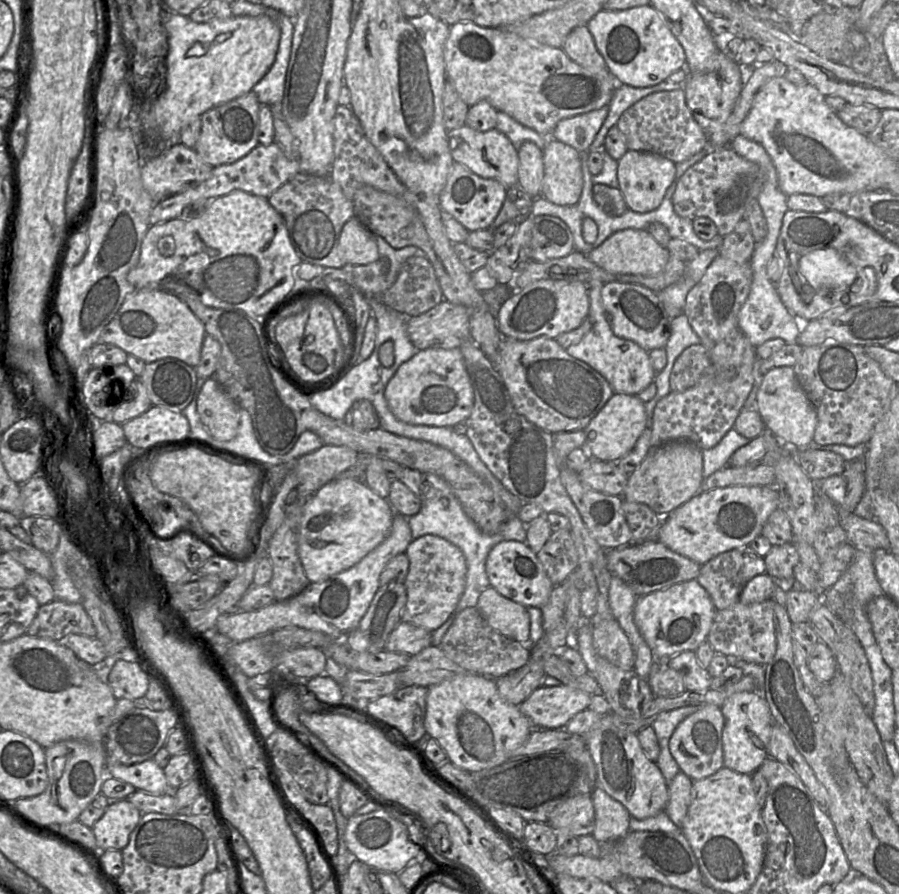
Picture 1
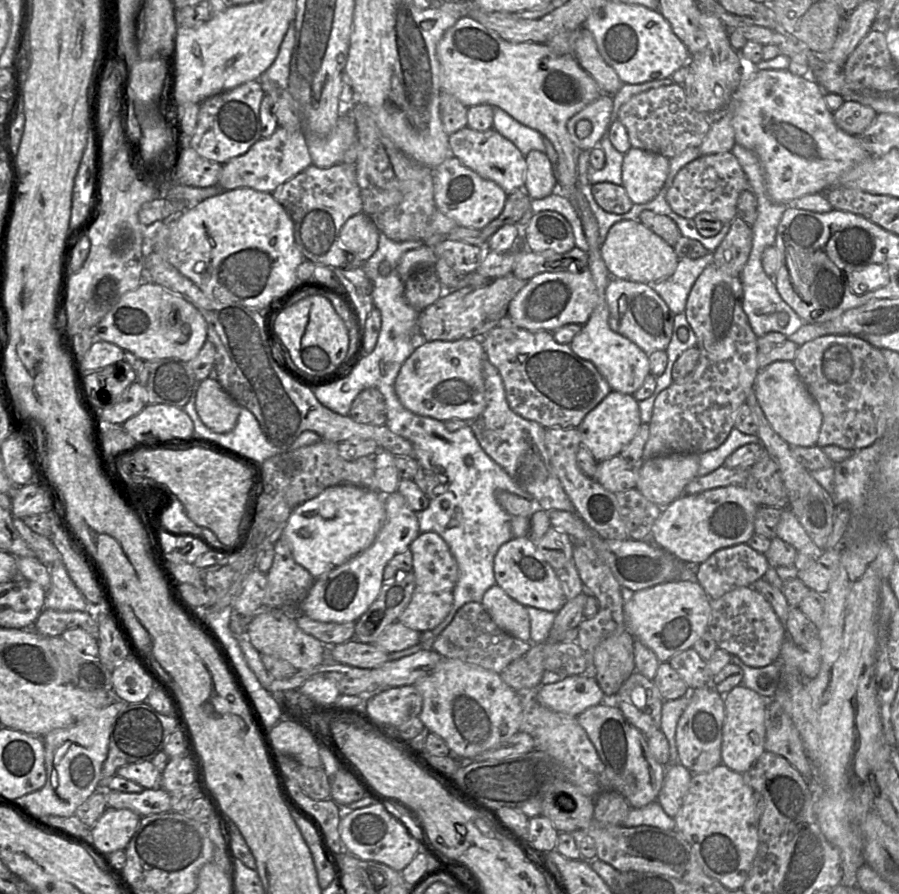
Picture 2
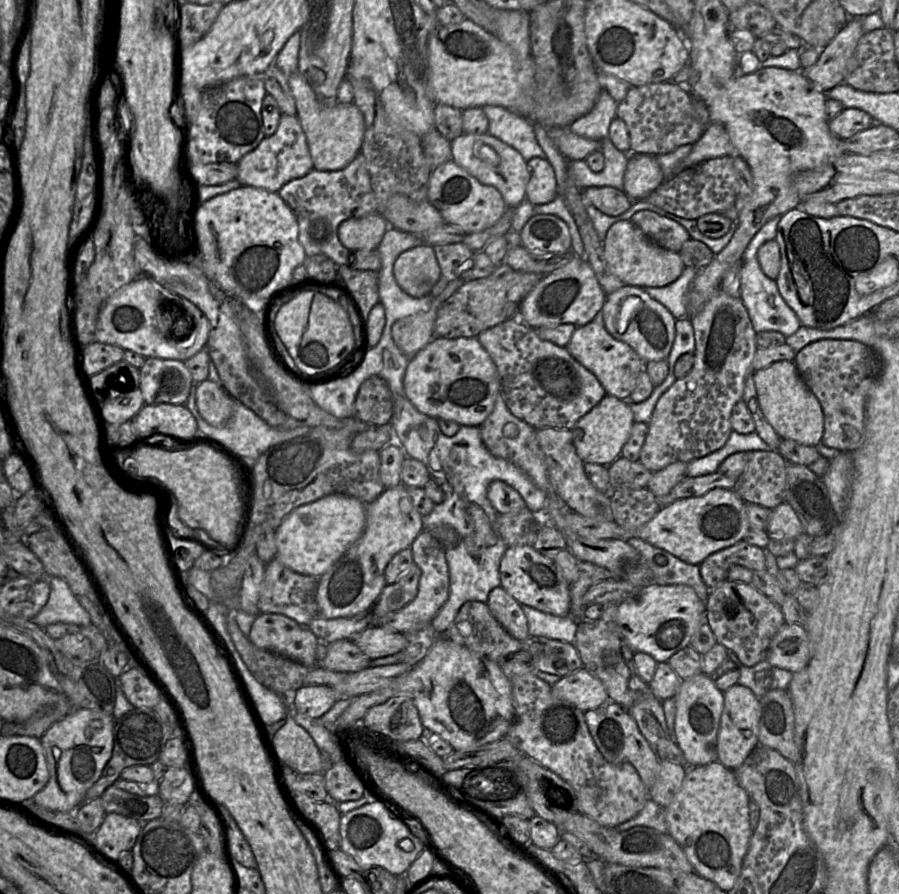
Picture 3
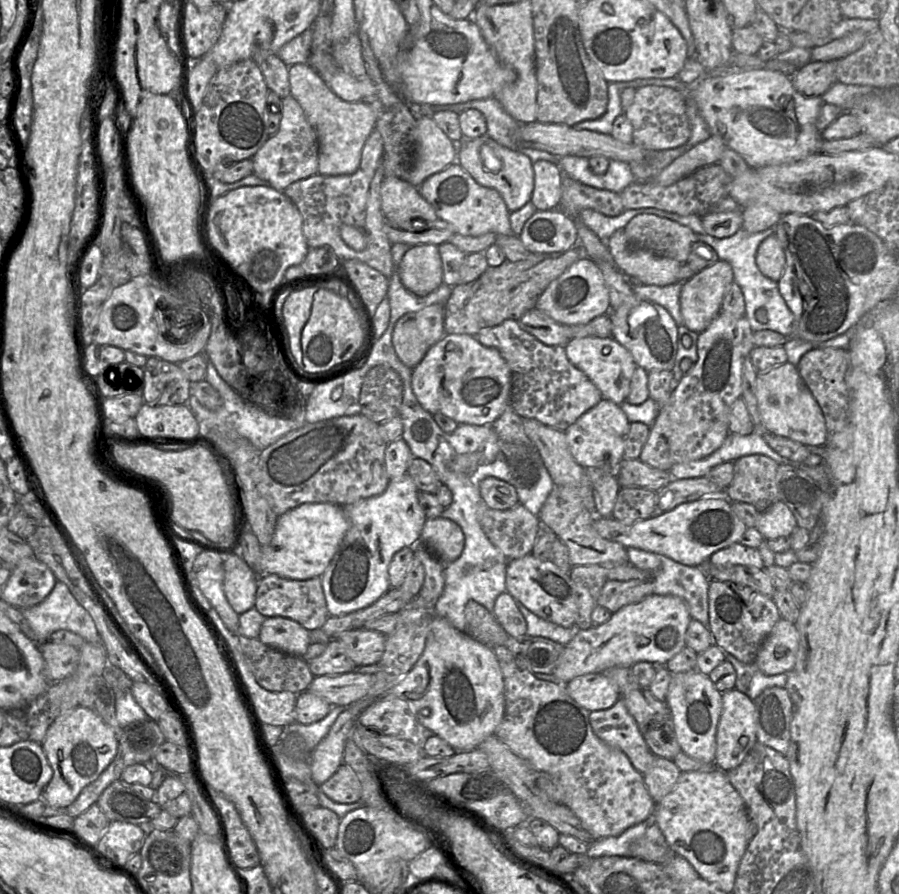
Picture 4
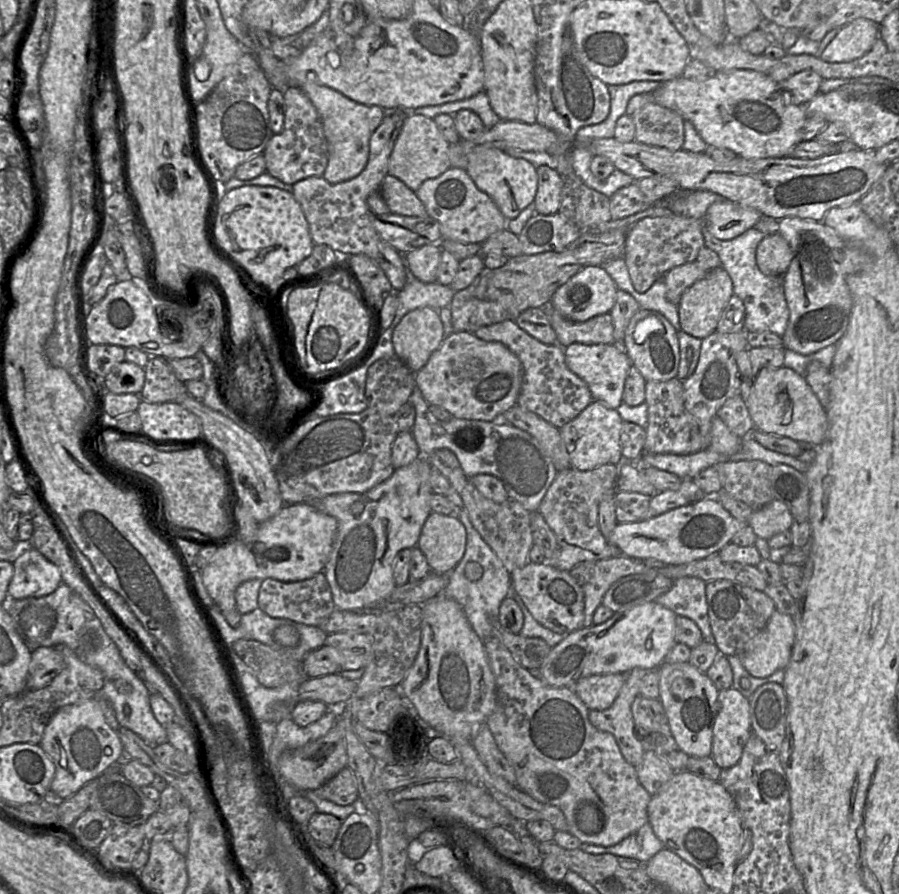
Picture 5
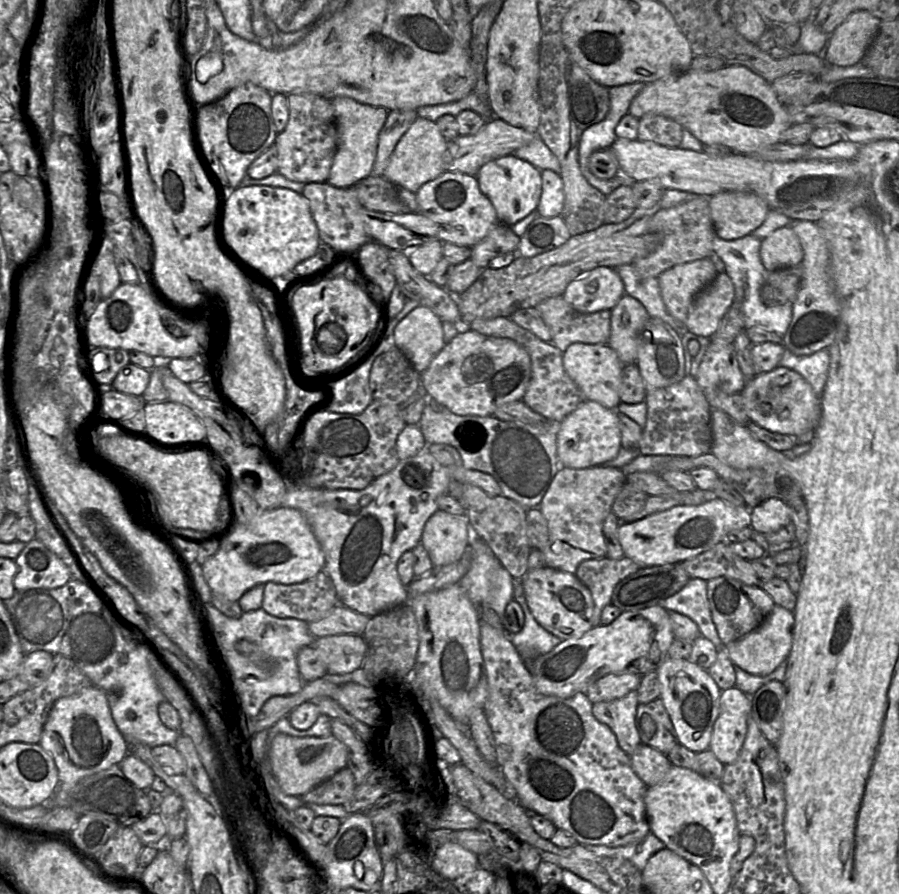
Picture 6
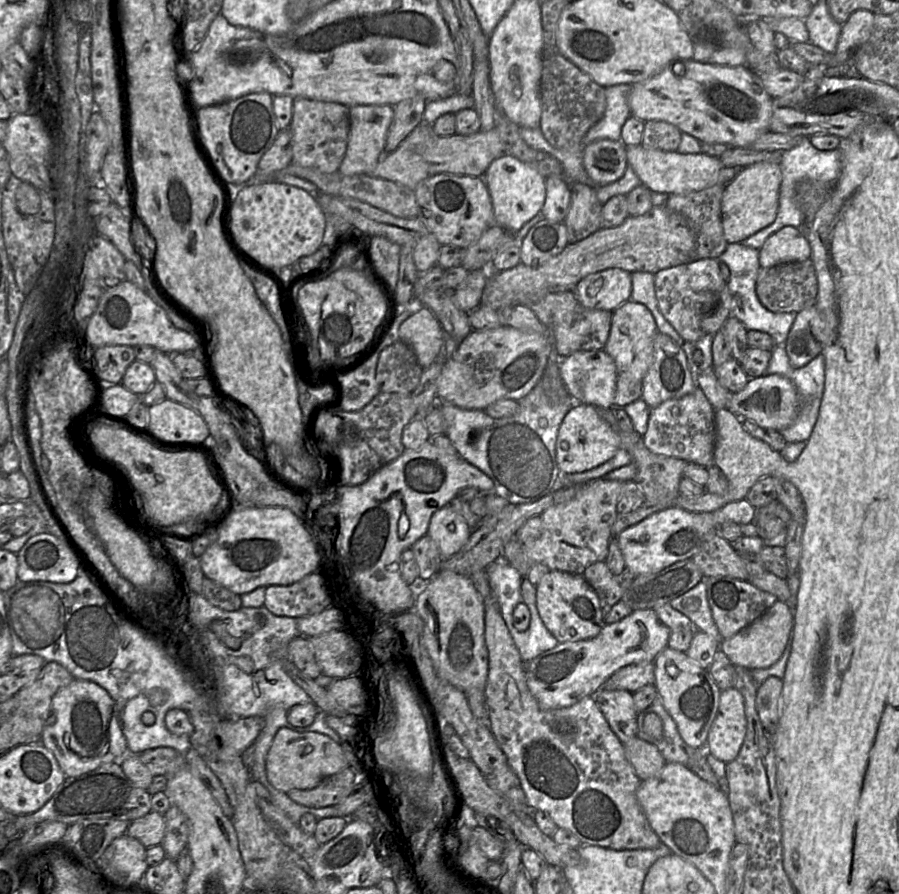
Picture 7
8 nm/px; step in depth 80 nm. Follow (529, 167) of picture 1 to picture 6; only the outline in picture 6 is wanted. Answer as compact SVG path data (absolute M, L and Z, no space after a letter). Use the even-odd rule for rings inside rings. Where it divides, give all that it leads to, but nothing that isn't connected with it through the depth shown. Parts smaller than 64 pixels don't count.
M549 169L541 171L542 192L537 206L541 217L561 216L564 208L564 185L561 176Z

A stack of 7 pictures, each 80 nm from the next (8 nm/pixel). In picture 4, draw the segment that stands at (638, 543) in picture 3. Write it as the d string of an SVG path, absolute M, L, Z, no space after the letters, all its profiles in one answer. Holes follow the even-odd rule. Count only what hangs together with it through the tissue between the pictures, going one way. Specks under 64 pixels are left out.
M633 547L627 548L627 554L632 565L651 574L651 581L654 584L653 594L680 597L685 602L691 618L710 628L708 617L710 579L699 566L684 565L664 555Z

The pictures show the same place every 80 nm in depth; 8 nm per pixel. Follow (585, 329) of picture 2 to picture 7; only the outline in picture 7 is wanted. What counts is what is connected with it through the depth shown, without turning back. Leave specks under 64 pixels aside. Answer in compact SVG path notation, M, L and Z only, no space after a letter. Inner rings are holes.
M604 349L575 351L560 362L561 378L573 400L597 408L614 407L618 374L614 360Z

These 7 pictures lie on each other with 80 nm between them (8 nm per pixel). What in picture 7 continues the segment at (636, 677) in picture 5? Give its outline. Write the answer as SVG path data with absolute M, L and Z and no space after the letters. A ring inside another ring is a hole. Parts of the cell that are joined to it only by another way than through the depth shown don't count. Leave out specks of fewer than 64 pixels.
M601 688L595 695L590 696L593 696L597 707L605 717L611 730L623 745L637 736L638 713L635 710L632 692L626 690L606 690Z

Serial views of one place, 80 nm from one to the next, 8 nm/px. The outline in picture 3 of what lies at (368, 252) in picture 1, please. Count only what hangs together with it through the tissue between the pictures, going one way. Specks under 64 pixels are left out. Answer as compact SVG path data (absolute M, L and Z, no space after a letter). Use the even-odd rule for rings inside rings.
M372 213L360 218L349 218L338 227L338 238L350 251L372 251L376 249L389 223L379 213Z

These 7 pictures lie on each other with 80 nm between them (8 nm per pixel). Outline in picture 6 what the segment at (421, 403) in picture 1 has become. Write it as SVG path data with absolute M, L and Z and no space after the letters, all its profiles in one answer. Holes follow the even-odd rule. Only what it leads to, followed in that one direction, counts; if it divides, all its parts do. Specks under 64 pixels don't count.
M462 327L420 374L428 397L452 413L491 416L499 406L522 400L531 376L531 360L527 351L512 339L486 336Z

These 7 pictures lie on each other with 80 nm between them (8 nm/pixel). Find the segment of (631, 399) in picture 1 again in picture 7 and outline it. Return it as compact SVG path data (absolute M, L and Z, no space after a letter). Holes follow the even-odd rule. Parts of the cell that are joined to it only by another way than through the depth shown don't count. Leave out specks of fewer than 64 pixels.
M574 403L563 418L556 440L556 461L562 474L584 472L611 459L620 448L617 432L602 418L597 407Z

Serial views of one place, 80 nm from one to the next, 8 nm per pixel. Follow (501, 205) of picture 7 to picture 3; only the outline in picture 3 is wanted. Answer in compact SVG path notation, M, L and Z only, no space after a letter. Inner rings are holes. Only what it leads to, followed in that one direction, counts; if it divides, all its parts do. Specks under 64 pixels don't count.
M463 133L451 141L451 150L452 160L480 183L495 187L508 207L518 207L525 201L530 173L527 161L516 149L489 133Z

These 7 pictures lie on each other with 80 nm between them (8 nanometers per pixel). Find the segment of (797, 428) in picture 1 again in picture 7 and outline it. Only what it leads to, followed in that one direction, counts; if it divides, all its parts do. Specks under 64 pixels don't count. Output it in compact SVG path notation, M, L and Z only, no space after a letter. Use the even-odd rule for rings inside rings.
M770 374L750 378L740 392L733 393L727 409L741 419L748 419L762 428L782 431L796 419L799 411L799 395L793 382L782 375Z

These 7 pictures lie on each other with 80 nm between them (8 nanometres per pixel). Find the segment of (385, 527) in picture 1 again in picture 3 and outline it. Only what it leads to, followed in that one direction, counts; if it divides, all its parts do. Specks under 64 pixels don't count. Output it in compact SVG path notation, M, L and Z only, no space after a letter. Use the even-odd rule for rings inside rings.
M330 494L298 506L275 531L276 558L302 575L321 577L362 535L366 525L366 504L357 498Z

